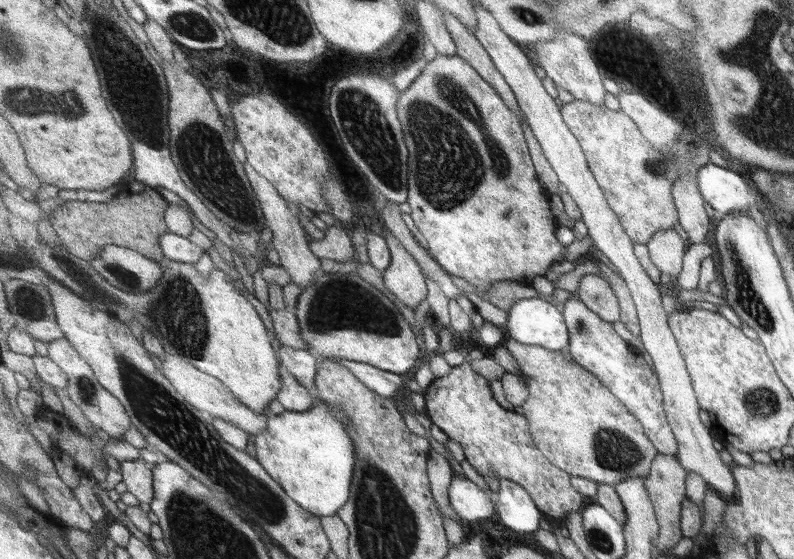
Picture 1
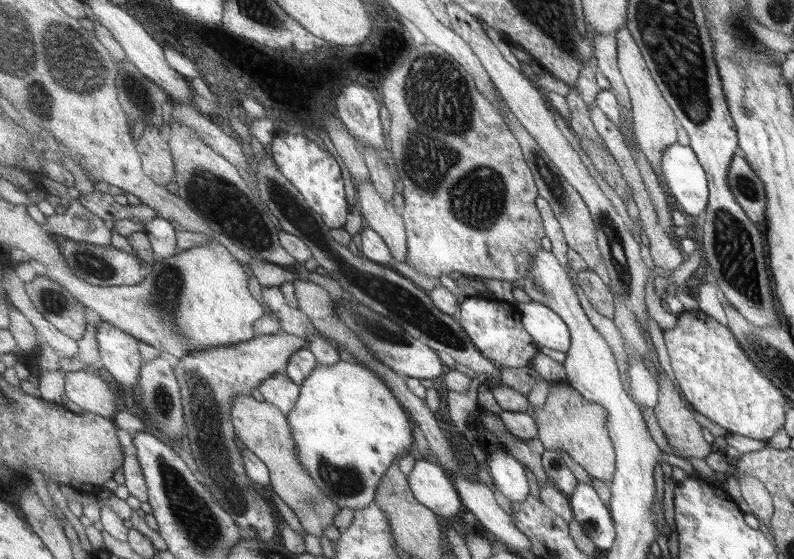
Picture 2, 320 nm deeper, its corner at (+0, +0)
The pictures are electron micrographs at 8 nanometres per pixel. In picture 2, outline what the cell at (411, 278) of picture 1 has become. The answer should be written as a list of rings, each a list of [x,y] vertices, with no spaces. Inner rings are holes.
[[[369,179],[356,185],[358,209],[364,225],[375,230],[388,244],[394,261],[408,262],[408,237],[406,222],[397,206],[379,194],[374,182]]]

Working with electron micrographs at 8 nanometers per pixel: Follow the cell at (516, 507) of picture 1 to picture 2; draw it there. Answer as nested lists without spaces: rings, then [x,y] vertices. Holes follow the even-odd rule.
[[[505,449],[487,454],[487,462],[489,474],[500,492],[511,501],[525,502],[529,496],[525,465]]]

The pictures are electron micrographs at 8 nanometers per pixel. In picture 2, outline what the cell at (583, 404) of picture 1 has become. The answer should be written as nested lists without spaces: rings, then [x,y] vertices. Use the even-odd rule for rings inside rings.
[[[561,383],[557,389],[551,389],[547,404],[543,408],[536,407],[539,424],[539,438],[546,446],[546,450],[567,451],[589,474],[604,481],[607,485],[616,477],[616,450],[613,437],[609,434],[607,424],[607,409],[596,402],[587,400],[576,388],[567,383]]]

